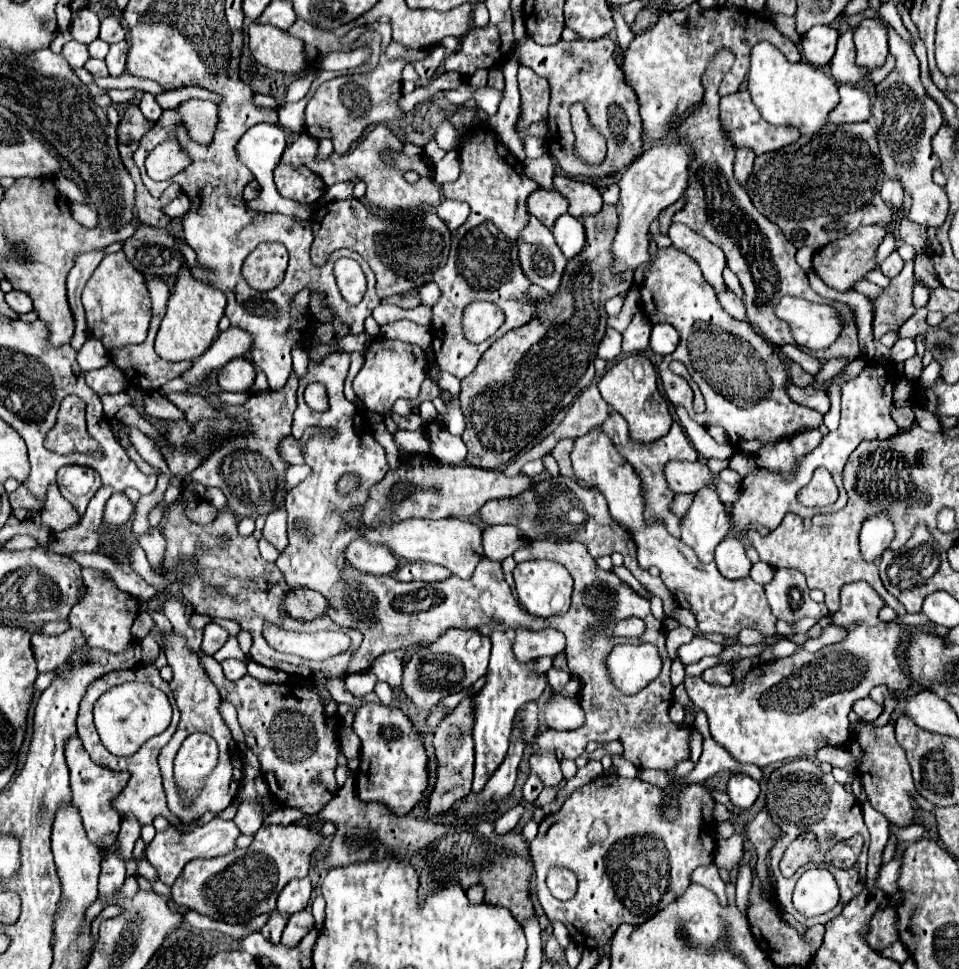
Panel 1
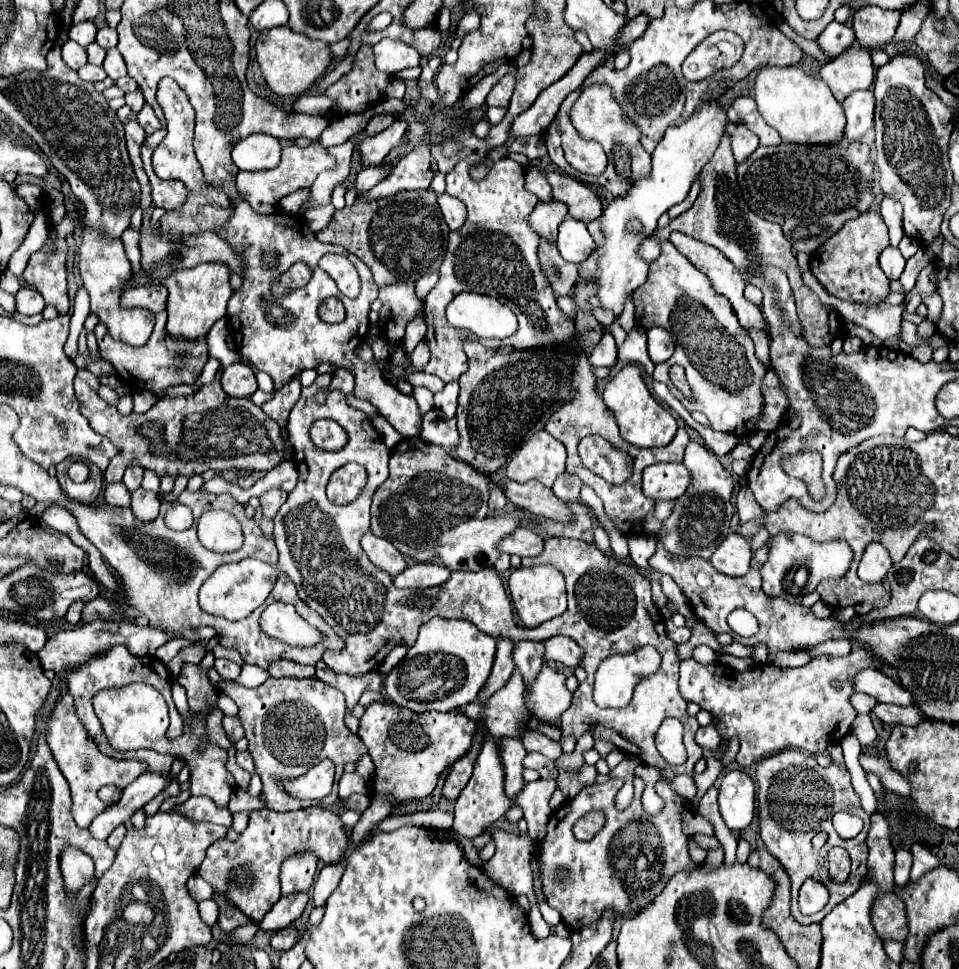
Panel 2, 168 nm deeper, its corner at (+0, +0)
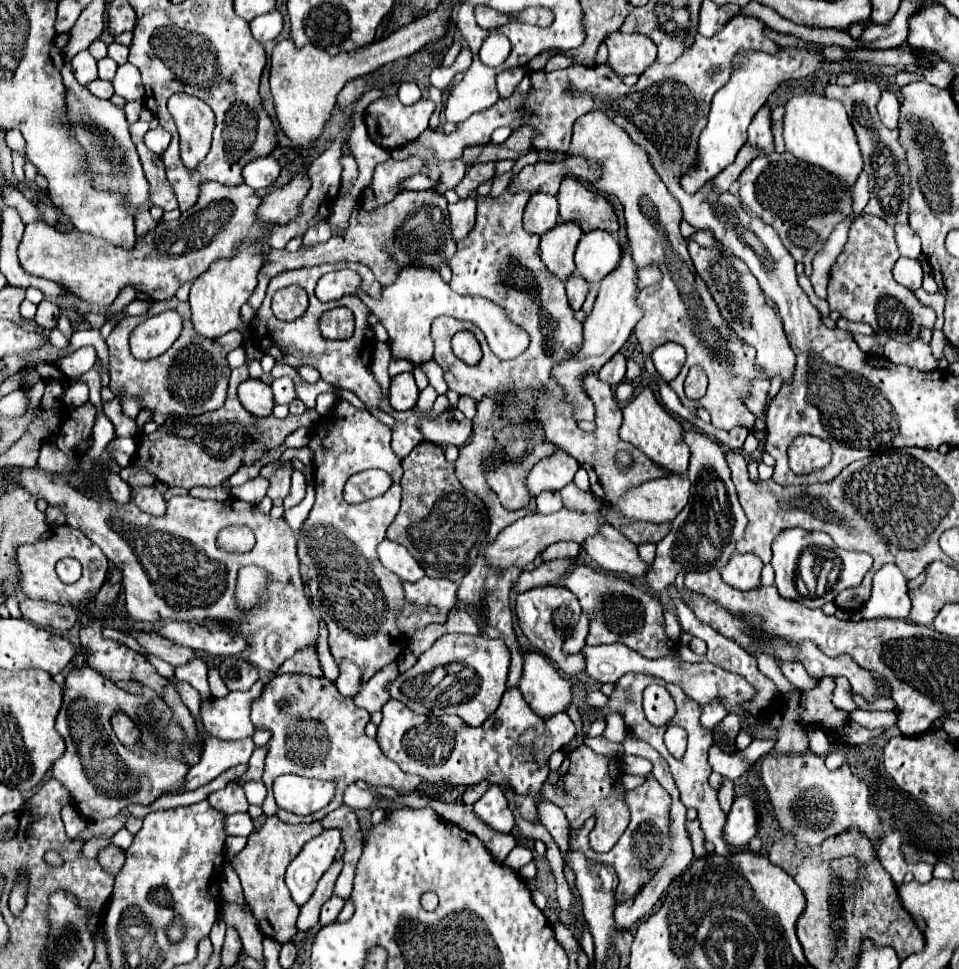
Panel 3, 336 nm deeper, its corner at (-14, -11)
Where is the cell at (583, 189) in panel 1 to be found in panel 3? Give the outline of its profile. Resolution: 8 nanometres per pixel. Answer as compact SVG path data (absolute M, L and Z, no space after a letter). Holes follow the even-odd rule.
M566 175L556 197L562 221L578 221L584 233L594 229L604 229L608 233L618 231L618 219L612 205L576 177Z

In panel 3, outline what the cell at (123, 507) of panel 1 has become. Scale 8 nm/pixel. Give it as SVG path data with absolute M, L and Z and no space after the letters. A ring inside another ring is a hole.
M106 473L106 485L108 485L108 493L116 503L130 503L132 501L132 487L128 483L124 483L120 479L118 473Z

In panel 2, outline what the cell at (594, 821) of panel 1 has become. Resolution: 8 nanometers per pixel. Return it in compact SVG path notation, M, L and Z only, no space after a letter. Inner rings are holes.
M634 776L634 798L626 810L616 810L616 794L622 788L622 778L610 778L604 784L586 786L578 796L564 802L558 812L552 814L548 822L548 834L540 842L538 860L542 868L542 884L548 904L556 908L562 916L562 922L574 930L580 930L586 924L596 924L604 910L614 908L622 916L636 914L646 908L652 898L662 892L668 880L684 870L696 868L688 854L688 838L682 834L680 816L688 810L686 800L682 800L664 780L656 784L664 808L660 814L650 816L642 808L644 780ZM590 810L604 810L606 824L590 842L574 840L572 824ZM556 816L562 816L556 820ZM612 828L612 836L608 836ZM556 870L566 870L562 882L556 882Z

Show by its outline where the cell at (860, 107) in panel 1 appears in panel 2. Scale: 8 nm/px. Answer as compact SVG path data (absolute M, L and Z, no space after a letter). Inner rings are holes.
M852 92L842 106L846 112L846 138L859 141L874 126L874 92Z

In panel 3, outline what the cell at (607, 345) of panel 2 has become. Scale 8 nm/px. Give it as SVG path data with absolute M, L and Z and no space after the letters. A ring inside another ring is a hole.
M616 353L608 363L602 365L602 369L598 371L598 377L602 381L606 381L608 385L616 387L626 375L626 357L622 353Z

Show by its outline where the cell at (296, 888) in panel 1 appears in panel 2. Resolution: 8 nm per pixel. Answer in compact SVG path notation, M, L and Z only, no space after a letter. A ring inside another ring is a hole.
M300 852L292 854L284 860L280 882L282 882L282 894L288 896L292 892L306 892L310 890L316 874L316 862L318 858L312 852Z

